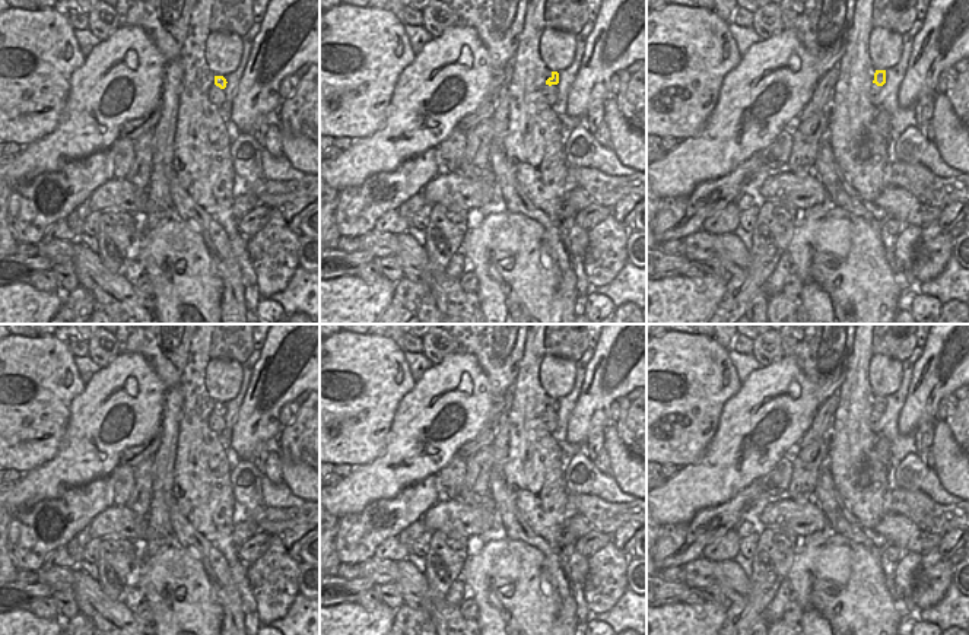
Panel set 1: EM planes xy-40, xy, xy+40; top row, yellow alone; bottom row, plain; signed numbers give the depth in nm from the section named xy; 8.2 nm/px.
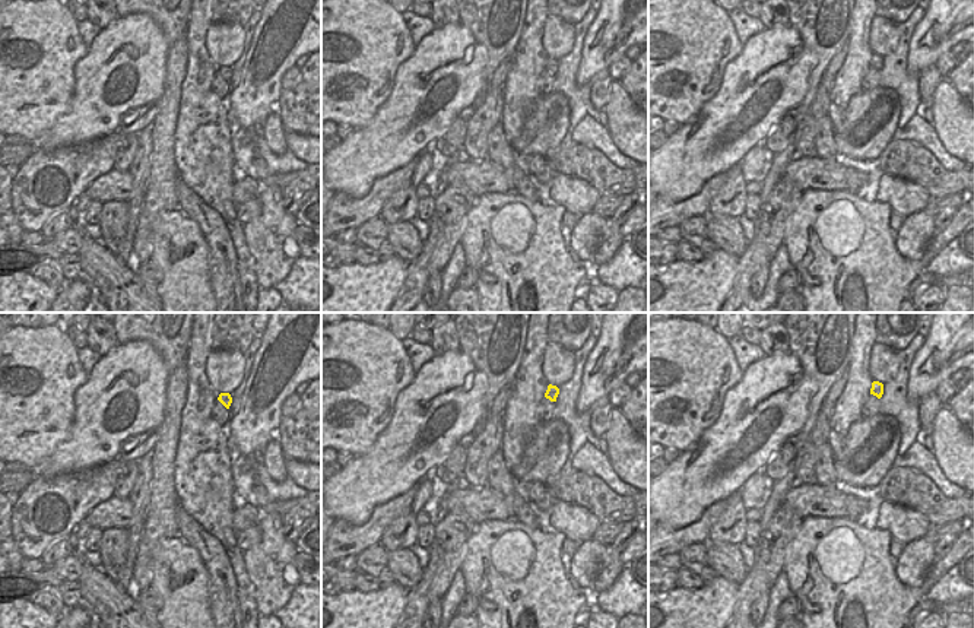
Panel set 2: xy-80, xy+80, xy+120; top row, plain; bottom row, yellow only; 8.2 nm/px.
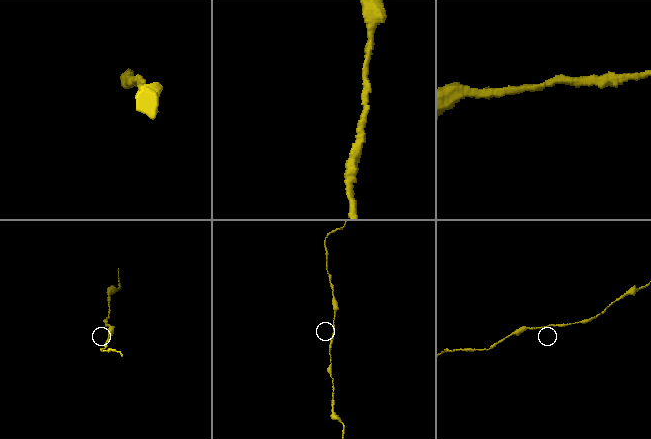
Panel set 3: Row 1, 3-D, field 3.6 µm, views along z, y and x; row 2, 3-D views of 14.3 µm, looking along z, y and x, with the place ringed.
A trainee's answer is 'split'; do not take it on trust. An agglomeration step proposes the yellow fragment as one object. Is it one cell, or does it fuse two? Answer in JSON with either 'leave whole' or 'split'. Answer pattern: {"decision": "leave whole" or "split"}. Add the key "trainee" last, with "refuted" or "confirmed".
{"decision": "leave whole", "trainee": "refuted"}

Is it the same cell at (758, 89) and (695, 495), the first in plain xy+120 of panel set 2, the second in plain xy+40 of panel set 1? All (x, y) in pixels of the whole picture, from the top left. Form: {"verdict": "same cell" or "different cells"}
{"verdict": "same cell"}

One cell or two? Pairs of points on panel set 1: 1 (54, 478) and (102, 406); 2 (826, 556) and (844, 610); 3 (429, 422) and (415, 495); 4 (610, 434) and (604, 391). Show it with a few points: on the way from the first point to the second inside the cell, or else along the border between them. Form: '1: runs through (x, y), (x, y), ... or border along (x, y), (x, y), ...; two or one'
1: runs through (72, 460), (88, 444), (89, 437), (99, 424); one
2: runs through (831, 570), (832, 577), (842, 589), (844, 597); one
3: border along (435, 473), (404, 486), (388, 499); two
4: border along (607, 424), (603, 431); two

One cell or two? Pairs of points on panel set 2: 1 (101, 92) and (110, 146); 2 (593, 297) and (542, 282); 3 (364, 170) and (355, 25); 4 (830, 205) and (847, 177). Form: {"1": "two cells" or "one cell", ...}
{"1": "two cells", "2": "two cells", "3": "two cells", "4": "two cells"}

